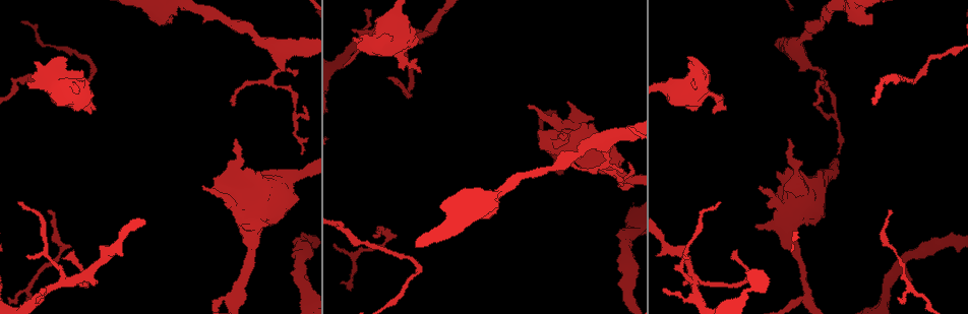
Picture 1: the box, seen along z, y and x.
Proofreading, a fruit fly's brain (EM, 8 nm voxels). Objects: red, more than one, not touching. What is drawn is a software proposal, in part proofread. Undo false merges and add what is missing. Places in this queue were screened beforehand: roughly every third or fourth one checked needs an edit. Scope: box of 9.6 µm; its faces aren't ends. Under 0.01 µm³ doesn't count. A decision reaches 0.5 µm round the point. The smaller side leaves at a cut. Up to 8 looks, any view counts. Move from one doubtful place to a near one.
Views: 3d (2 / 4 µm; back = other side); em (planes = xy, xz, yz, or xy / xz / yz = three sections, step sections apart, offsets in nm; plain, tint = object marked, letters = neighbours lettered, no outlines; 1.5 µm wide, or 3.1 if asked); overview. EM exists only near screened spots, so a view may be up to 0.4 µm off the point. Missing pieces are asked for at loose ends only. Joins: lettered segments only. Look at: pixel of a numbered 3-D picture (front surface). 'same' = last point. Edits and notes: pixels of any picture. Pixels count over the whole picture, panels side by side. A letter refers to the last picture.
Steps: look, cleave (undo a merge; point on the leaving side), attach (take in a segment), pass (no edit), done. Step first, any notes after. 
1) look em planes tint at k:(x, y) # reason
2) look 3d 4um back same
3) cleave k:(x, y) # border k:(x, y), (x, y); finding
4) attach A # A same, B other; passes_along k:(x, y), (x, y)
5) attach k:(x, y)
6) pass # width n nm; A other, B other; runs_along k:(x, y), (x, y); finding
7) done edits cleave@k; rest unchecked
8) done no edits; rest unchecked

look em xy step 8 tint at 1:(733, 260) # end of a long branch

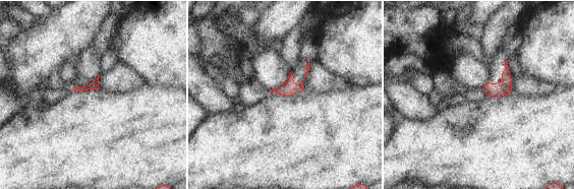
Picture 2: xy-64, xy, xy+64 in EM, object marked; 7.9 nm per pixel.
look em xy step 8 letters same # what lies round it

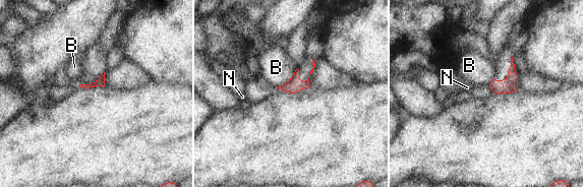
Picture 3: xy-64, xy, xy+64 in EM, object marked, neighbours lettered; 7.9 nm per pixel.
pass # longest_contact B 220 nm; B other, N other; none of them fits

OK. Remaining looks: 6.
look 3d 2um at 1:(809, 298) # a fork

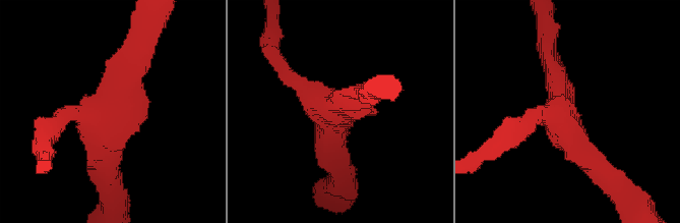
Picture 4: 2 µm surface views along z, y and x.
look em xz step 4 tint at 4:(560, 114) # arms 3; arm_widths 160, 200, 220 nm; need the tissue

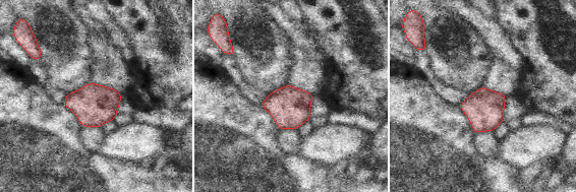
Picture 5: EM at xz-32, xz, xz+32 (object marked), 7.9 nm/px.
look em planes letters same # another direction

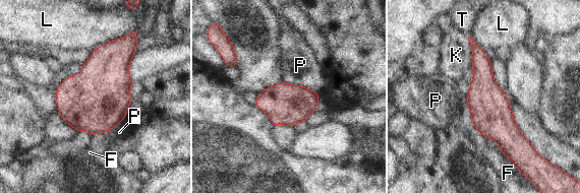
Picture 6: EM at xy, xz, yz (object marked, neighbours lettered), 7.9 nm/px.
pass # F other, K other, L other, P other, T other; runs_along 6:(473, 45), (491, 116), (516, 148); one neuron here

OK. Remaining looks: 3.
look 3d 4um at 1:(36, 65) # an open end

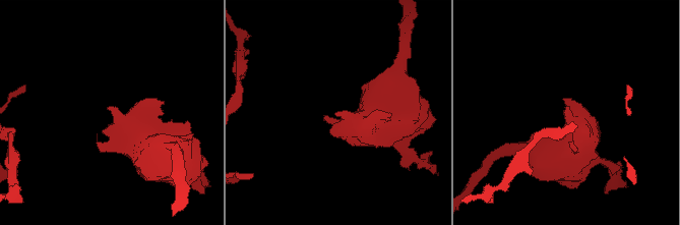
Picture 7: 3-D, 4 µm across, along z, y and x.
look em yz step 8 tint at 7:(109, 106) # need the tissue

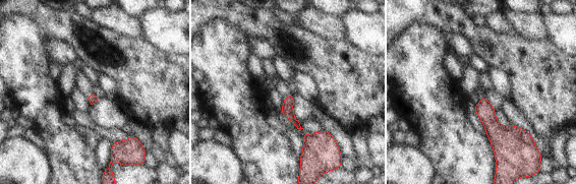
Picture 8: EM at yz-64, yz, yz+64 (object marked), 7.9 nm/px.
look em planes letters same

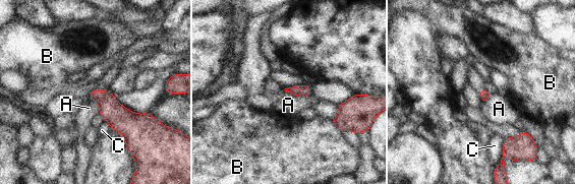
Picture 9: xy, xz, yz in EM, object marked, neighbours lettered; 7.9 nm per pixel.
pass # longest_contact A 220 nm; A other, B other, C other; no lettered segment goes on from it

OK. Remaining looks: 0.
done no edits; rest unchecked

